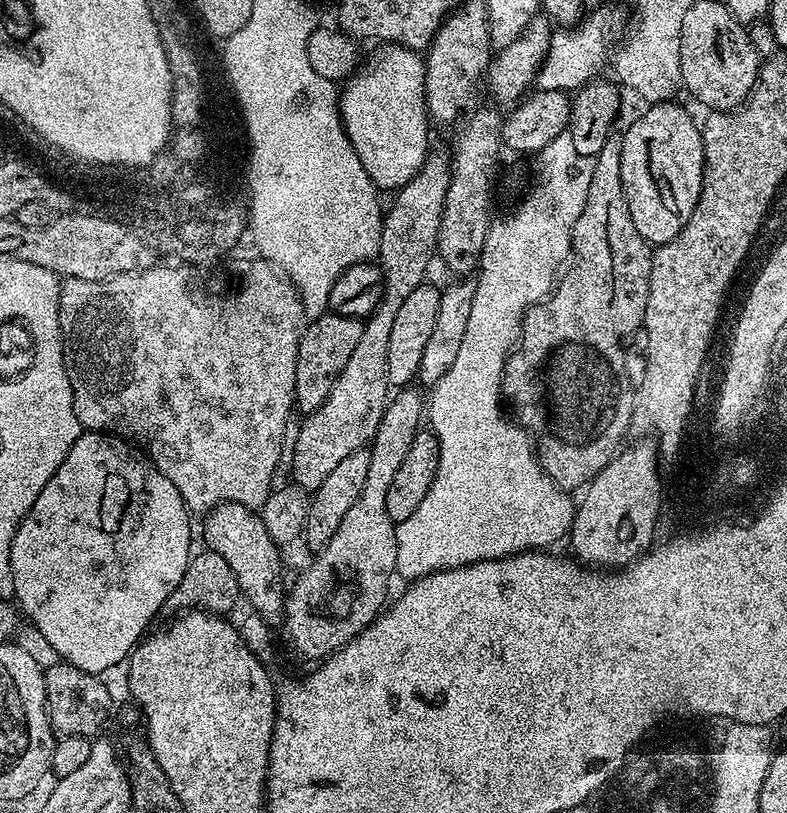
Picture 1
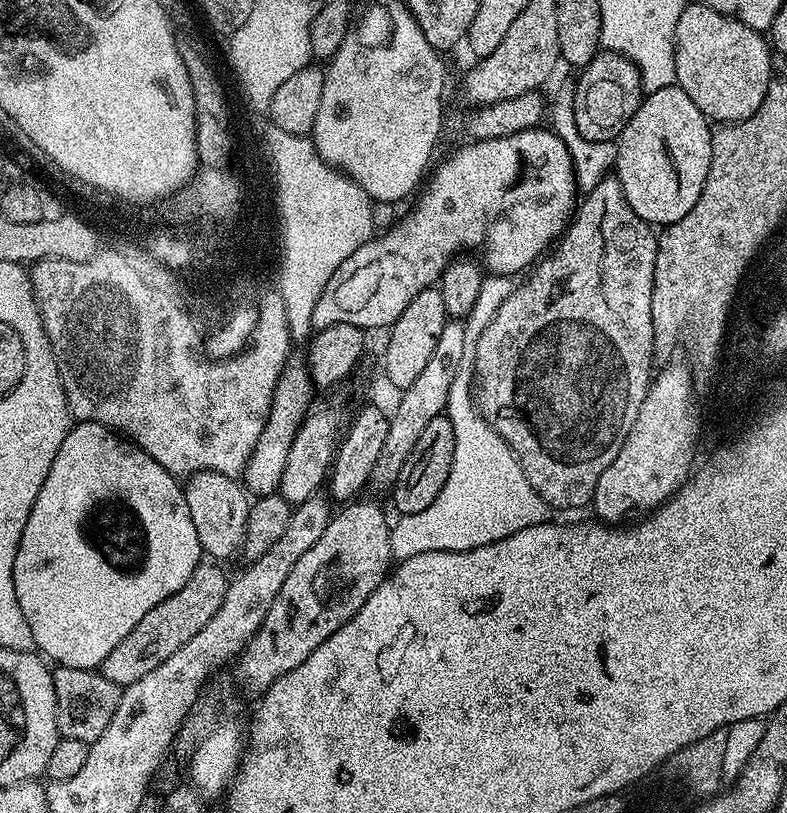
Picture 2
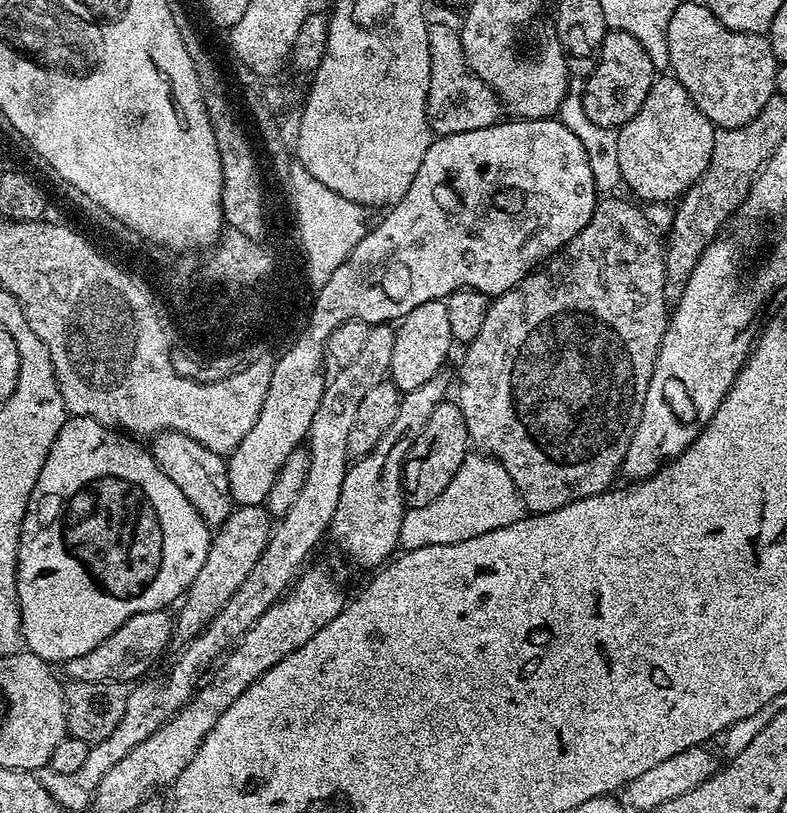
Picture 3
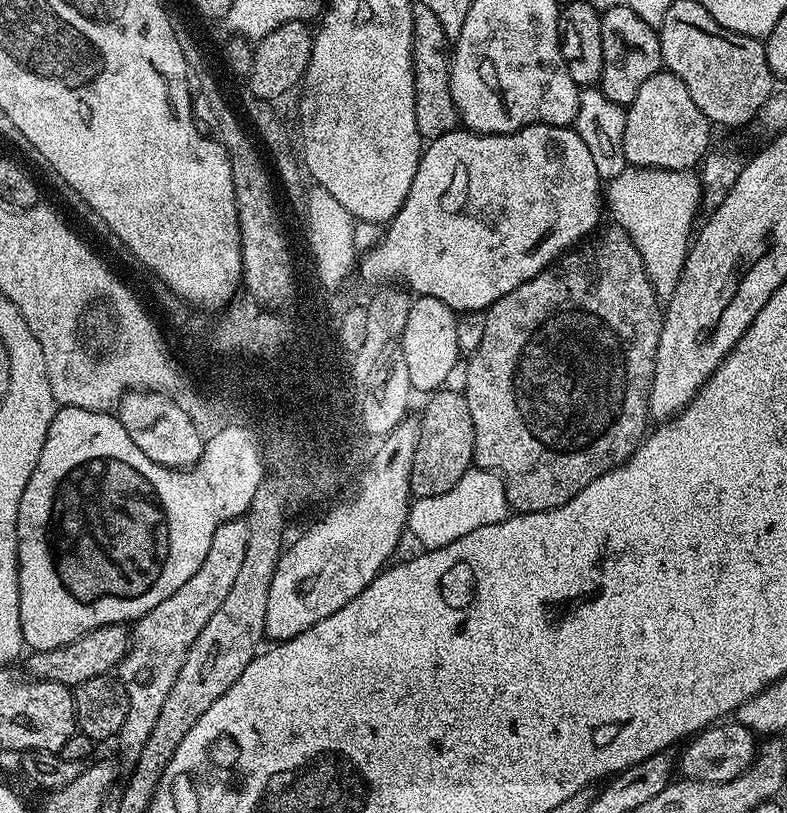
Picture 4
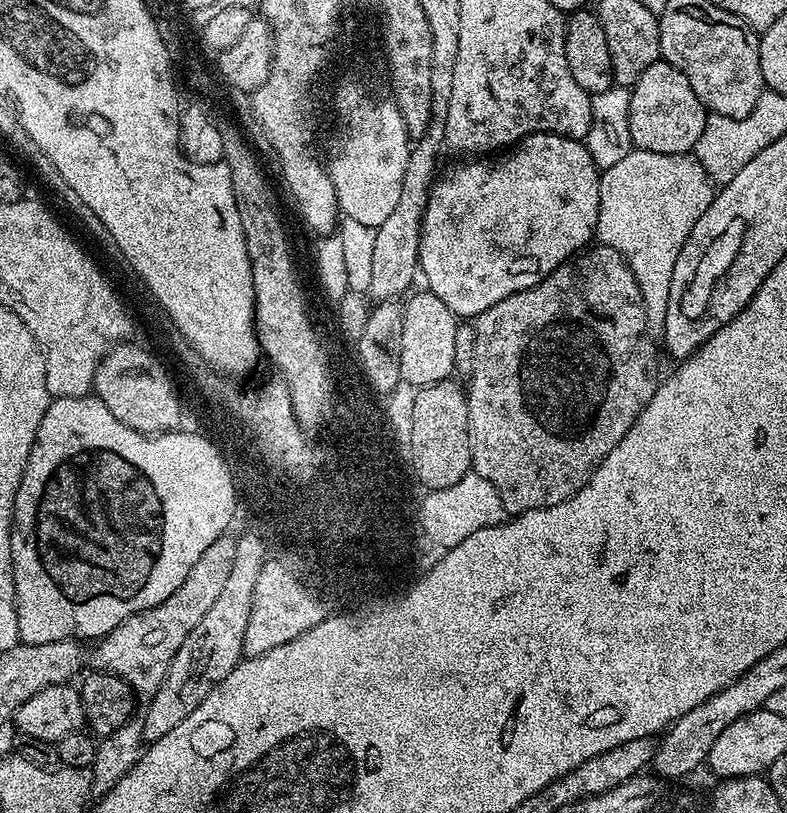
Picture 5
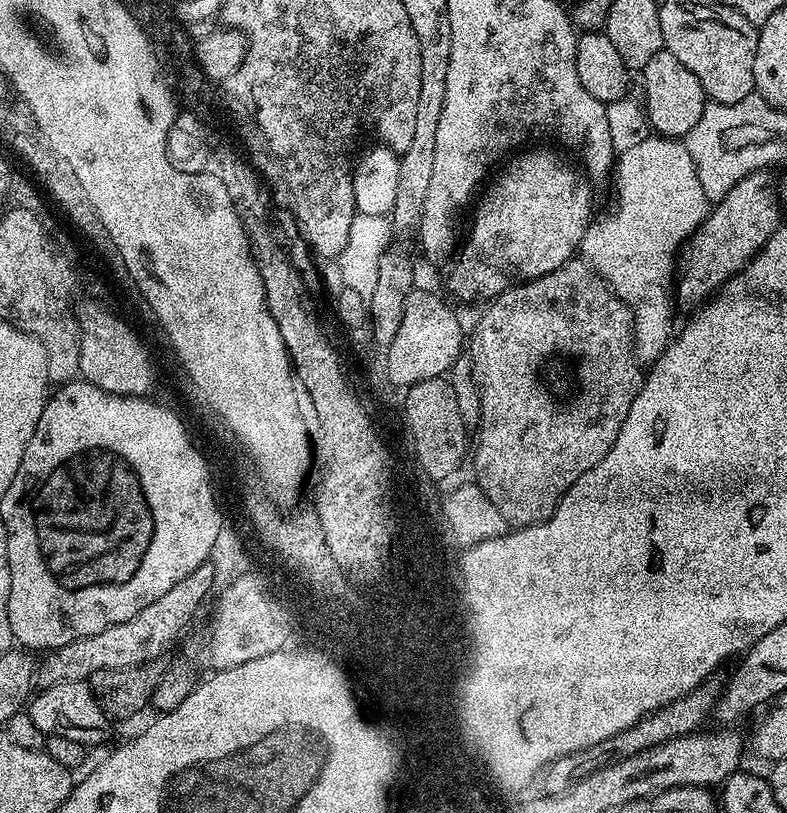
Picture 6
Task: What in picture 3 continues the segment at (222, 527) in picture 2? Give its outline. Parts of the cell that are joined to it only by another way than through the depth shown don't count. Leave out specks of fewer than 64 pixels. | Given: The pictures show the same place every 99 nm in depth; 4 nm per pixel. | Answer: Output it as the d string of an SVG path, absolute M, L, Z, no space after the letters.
M157 432L151 440L151 454L166 478L170 478L170 482L174 482L174 486L178 486L178 490L186 494L190 506L198 510L209 529L219 528L220 524L226 522L234 507L225 457L181 432Z

